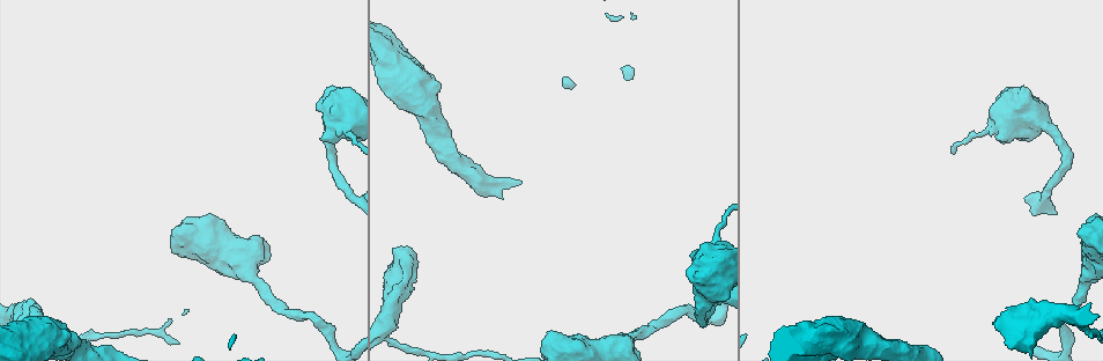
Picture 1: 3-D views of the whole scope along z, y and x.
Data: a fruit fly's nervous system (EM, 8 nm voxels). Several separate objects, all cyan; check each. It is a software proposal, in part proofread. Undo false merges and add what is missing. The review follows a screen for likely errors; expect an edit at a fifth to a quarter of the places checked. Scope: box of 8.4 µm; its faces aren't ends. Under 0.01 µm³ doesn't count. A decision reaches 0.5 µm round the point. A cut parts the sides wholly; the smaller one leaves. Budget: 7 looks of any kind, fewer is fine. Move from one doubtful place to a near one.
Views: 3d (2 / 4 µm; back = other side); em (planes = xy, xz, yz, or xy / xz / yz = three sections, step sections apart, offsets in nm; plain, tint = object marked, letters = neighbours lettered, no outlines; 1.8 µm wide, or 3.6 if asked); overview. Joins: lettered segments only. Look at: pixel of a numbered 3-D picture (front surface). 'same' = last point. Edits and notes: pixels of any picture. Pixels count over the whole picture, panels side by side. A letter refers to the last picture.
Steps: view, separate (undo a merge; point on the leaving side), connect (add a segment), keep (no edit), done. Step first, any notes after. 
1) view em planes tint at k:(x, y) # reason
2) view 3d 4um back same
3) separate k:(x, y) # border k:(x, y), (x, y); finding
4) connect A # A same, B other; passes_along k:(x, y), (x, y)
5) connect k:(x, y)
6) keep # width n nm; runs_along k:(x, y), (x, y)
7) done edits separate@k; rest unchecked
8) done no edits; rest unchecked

view em planes tint at 1:(1083, 330) # calibre changes

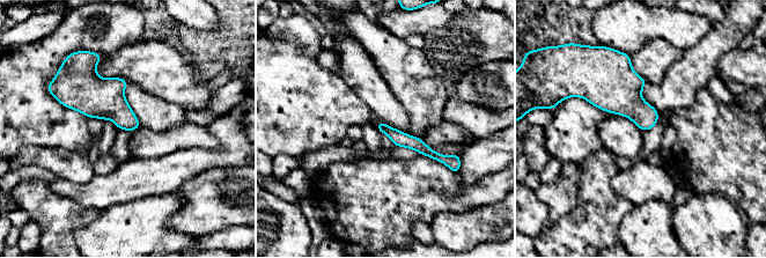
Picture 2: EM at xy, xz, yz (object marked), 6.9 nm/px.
view em planes letters same

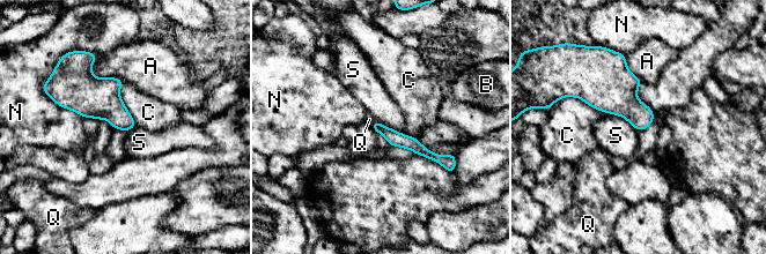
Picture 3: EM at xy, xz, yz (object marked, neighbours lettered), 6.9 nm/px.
keep # width 110 nm; A other, B other, C other, N other, Q other, S other; runs_along 3:(375, 125), (395, 139), (443, 157); one neuron here

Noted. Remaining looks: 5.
view 3d 4um at 1:(548, 331) # thick end

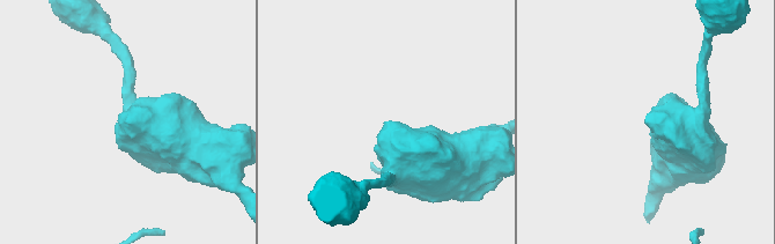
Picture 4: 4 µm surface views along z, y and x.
view em xy step 16 letters at 4:(129, 119) # shape alone is not enough

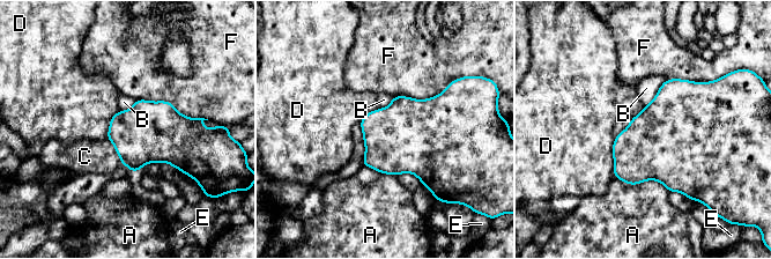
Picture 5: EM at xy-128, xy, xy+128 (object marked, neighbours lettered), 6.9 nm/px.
keep # longest_contact F 500 nm; A other, B other, C other, D other, E other, F other; none of them fits

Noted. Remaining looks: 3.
view 3d 4um at 1:(717, 233) # sudden change in width

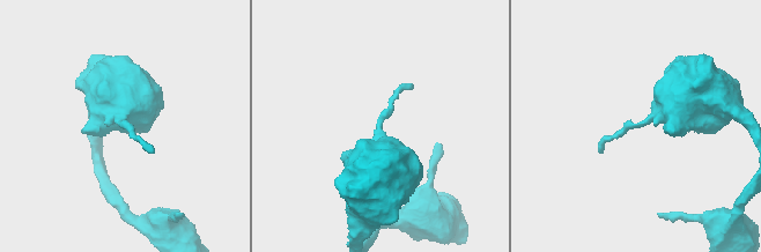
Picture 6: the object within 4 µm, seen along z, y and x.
view em 3.6um planes plain at 6:(379, 122)

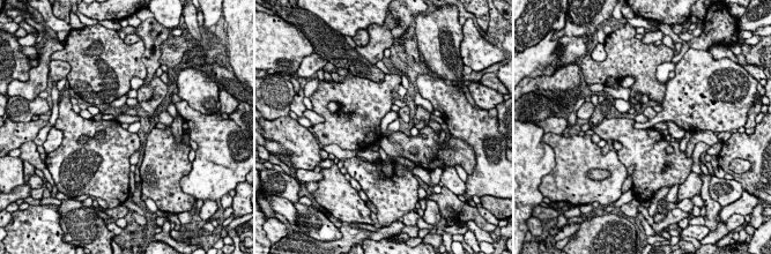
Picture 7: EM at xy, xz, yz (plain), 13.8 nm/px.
view em 3.6um planes letters same

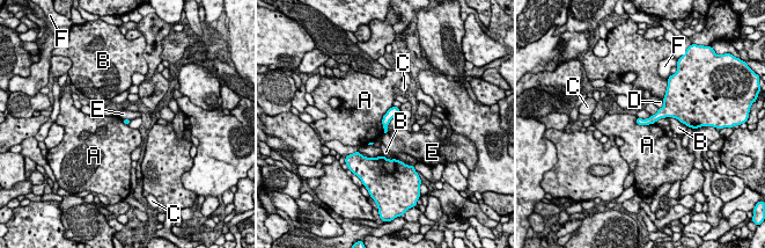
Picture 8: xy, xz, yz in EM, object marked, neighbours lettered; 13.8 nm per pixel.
keep # A other, B other, C other, D other, E other, F other; border 8:(392, 106), (383, 116), (383, 132); one neuron here

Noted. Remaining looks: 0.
done no edits; rest unchecked

